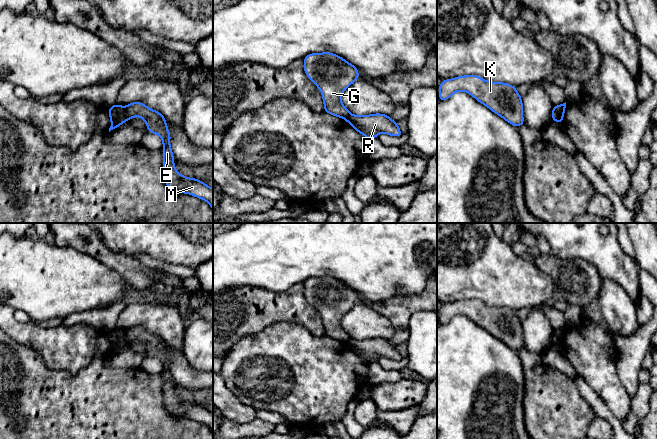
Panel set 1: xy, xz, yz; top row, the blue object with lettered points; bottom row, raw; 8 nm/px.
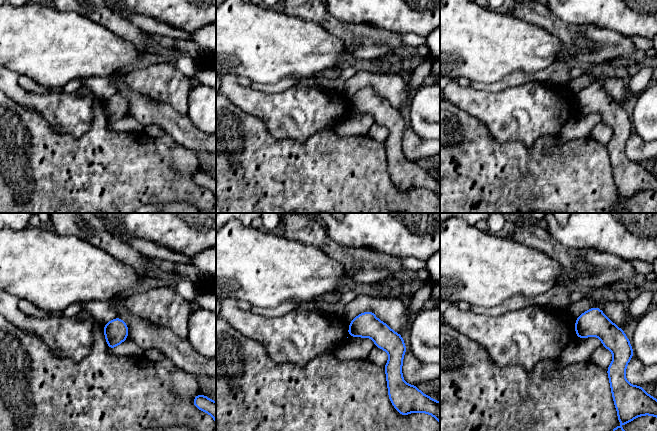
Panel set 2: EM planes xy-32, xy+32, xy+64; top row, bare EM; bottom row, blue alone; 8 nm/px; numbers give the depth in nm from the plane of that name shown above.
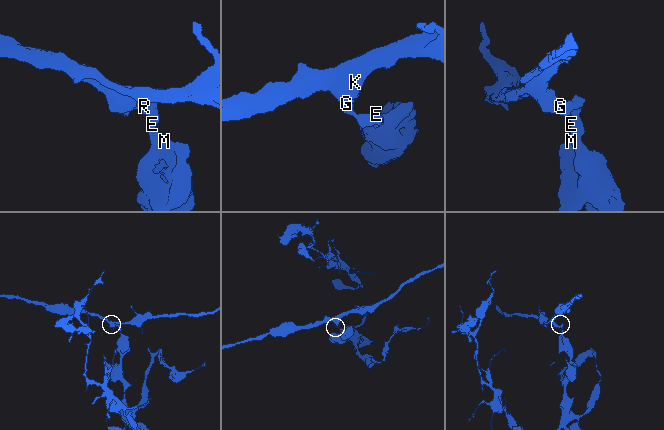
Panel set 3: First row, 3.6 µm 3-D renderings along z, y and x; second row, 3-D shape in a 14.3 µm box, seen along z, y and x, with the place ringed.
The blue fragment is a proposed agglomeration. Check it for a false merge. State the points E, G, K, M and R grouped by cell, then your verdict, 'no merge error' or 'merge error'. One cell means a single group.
E M R / G K | merge error

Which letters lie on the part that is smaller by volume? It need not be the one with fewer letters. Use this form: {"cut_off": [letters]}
{"cut_off": ["G", "K"]}

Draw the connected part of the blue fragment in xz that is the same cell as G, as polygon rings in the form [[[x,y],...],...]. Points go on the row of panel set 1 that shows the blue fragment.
[[[330,52],[308,54],[303,59],[305,74],[322,93],[324,111],[346,120],[351,113],[342,104],[341,94],[359,78],[358,69]]]

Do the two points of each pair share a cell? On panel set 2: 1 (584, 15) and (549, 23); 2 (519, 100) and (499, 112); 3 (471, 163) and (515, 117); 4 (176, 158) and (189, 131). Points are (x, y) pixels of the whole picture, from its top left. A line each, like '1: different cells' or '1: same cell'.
1: different cells
2: same cell
3: different cells
4: different cells

